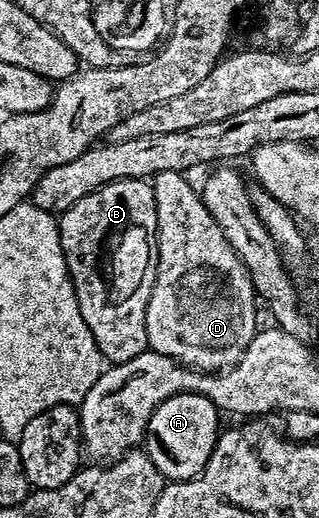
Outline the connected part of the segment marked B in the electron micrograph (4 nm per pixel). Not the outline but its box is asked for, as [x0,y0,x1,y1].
[58,180,160,364]

